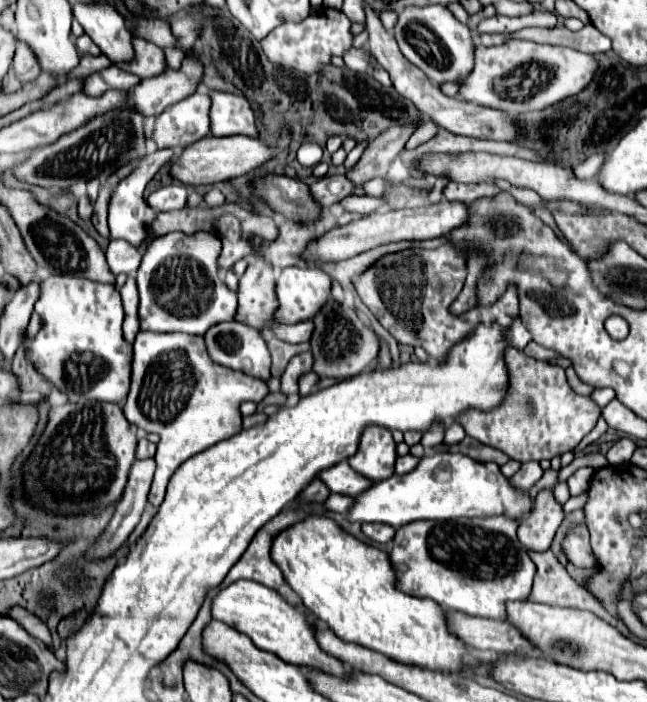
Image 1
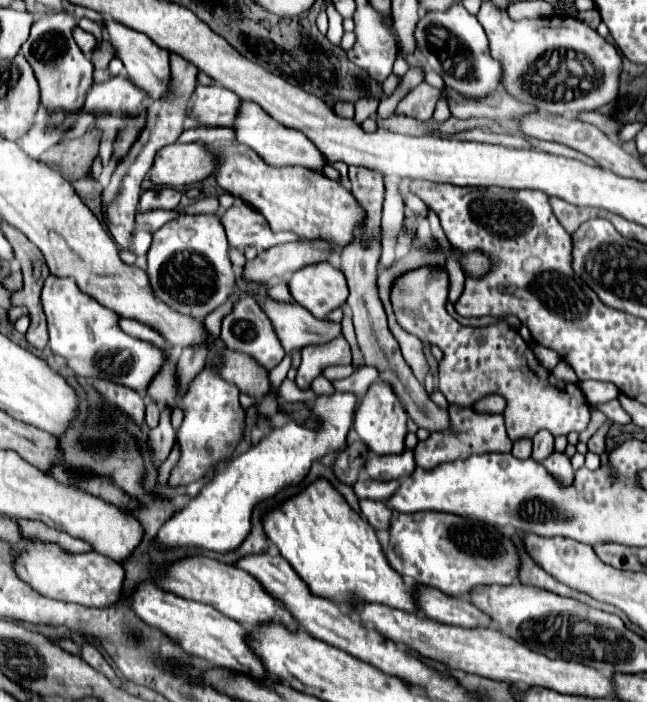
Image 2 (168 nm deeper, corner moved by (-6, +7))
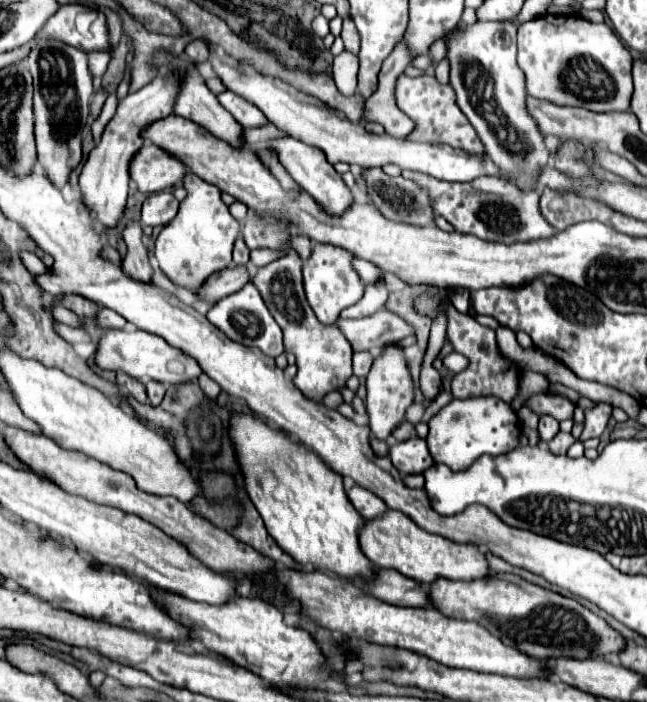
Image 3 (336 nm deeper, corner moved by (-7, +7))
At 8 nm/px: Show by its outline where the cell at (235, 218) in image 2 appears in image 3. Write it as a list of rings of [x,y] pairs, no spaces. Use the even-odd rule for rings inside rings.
[[[293,234],[291,236],[291,246],[297,250],[297,254],[303,258],[303,260],[307,260],[309,256],[311,256],[311,240],[307,238],[307,236],[301,236],[301,234]]]

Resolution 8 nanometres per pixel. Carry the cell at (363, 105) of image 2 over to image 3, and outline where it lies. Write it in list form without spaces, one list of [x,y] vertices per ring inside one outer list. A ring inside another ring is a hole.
[[[351,18],[343,19],[340,36],[344,41],[344,49],[353,54],[358,54],[360,50],[360,37]]]

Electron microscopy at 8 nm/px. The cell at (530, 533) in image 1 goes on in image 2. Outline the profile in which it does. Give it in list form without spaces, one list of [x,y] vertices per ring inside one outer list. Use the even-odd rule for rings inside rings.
[[[554,452],[554,454],[550,454],[550,456],[542,462],[542,466],[544,466],[560,484],[564,484],[564,486],[572,484],[572,480],[574,480],[574,470],[572,470],[570,460],[566,458],[564,452],[560,452],[560,454]]]

